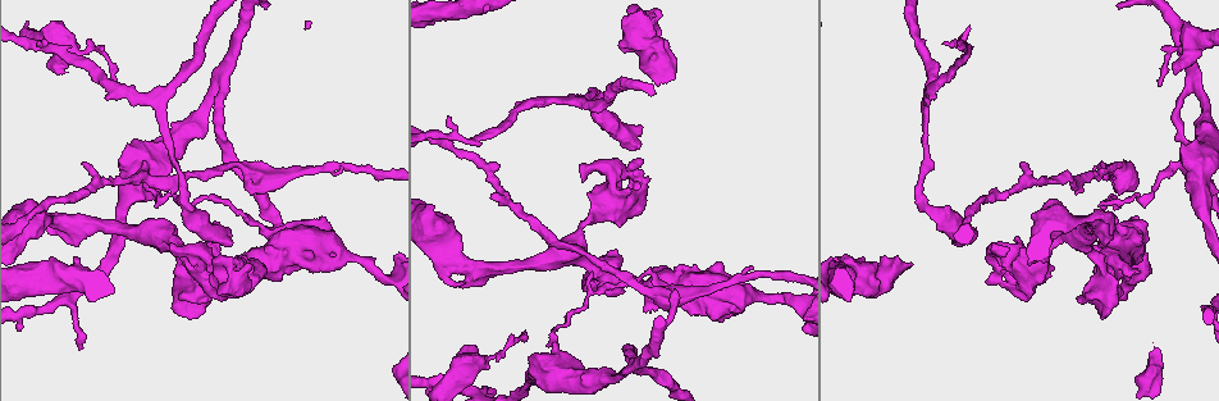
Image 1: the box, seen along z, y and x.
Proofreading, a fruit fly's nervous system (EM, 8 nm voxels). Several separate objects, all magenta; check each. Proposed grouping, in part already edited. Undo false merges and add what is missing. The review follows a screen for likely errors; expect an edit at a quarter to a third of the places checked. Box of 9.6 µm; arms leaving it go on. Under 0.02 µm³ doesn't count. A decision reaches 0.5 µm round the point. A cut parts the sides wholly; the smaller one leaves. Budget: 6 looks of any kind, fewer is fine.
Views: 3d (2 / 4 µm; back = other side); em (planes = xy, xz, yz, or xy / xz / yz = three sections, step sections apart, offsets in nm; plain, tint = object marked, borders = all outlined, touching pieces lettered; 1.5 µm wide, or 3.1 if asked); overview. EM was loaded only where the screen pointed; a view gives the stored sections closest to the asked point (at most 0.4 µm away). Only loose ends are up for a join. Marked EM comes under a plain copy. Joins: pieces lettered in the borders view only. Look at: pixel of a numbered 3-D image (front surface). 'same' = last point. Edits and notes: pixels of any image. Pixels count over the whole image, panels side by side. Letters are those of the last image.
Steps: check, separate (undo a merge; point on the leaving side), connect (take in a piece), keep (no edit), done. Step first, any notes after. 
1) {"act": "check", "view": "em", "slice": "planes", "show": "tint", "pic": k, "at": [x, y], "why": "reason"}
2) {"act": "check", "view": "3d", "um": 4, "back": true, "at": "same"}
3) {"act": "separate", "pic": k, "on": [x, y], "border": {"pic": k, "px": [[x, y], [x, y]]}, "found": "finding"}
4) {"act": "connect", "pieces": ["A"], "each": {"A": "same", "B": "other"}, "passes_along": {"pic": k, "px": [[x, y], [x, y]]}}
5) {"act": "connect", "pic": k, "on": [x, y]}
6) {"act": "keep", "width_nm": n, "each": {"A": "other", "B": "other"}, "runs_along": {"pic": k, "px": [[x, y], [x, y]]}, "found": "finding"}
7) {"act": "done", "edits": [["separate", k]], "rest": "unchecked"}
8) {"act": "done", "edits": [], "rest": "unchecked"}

{"act": "check", "view": "3d", "um": 2, "back": true, "pic": 1, "at": [951, 243], "why": "stops while still wide"}

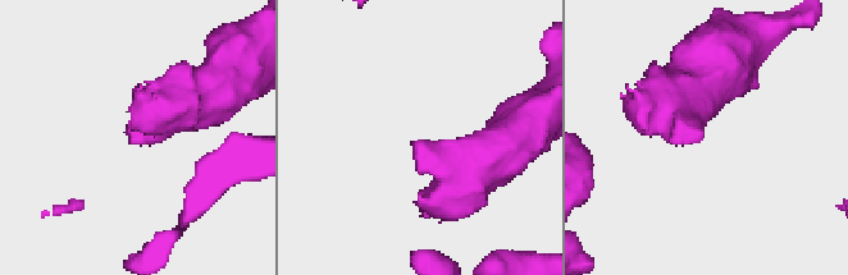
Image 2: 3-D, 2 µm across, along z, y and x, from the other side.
{"act": "check", "view": "em", "slice": "xz", "step": 4, "show": "borders", "pic": 2, "at": [701, 136]}

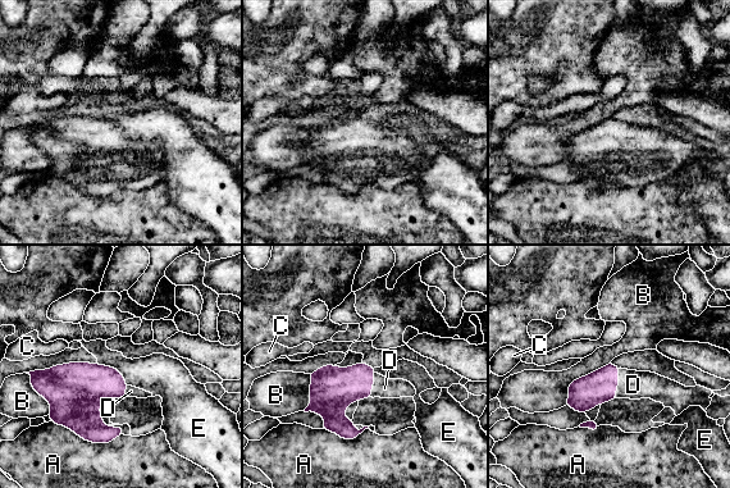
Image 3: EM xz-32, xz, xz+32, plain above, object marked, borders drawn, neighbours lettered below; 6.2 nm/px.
{"act": "connect", "pieces": ["D"], "each": {"A": "other", "B": "other", "C": "other", "D": "same", "E": "other"}, "passes_along": {"pic": 3, "px": [[600, 386], [617, 383], [633, 384]]}, "found": "it goes on there"}

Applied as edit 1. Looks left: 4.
{"act": "check", "view": "3d", "um": 4, "back": true, "pic": 1, "at": [1124, 228], "why": "thin arm on a thick one"}

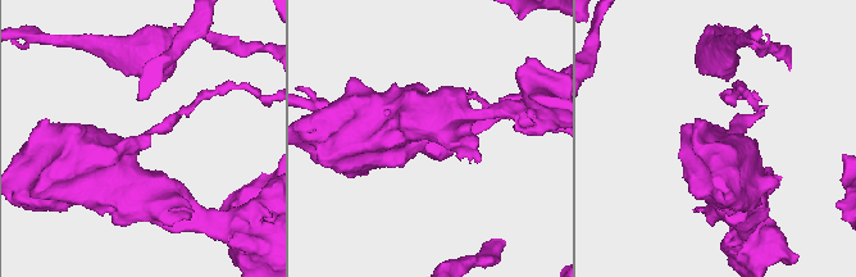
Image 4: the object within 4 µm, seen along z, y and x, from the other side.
{"act": "check", "view": "em", "slice": "xz", "step": 8, "show": "tint", "pic": 4, "at": [145, 138], "arms": 3, "why": "now the EM"}

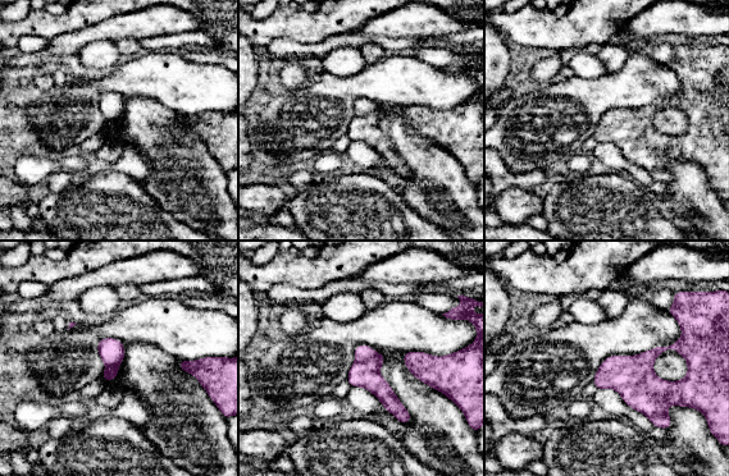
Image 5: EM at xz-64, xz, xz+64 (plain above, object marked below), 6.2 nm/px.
{"act": "check", "view": "em", "slice": "xz", "step": 8, "show": "borders", "at": "same", "why": "see the neighbours"}

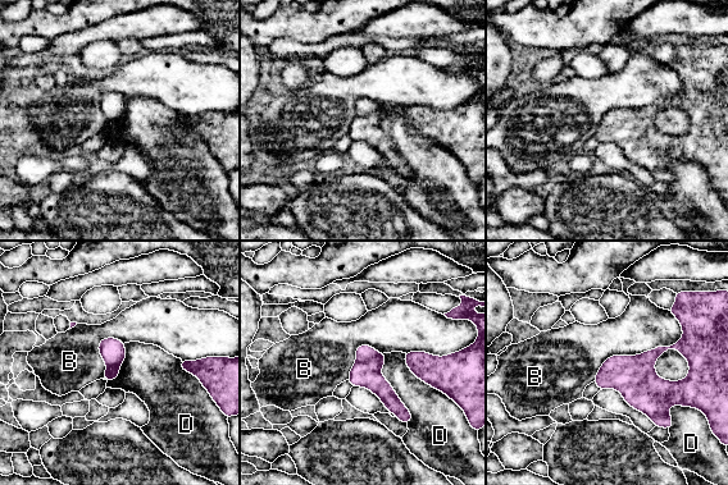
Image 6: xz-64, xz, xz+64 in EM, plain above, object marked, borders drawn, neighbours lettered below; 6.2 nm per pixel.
{"act": "separate", "pic": 6, "on": [363, 352], "width_nm": 160, "longest_contact_nm": ["B", 650], "each": {"B": "other", "D": "other"}, "found": "a second neuron is stuck on"}

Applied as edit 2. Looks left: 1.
{"act": "done", "edits": [["connect", 3], ["separate", 6]], "rest": "unchecked"}

